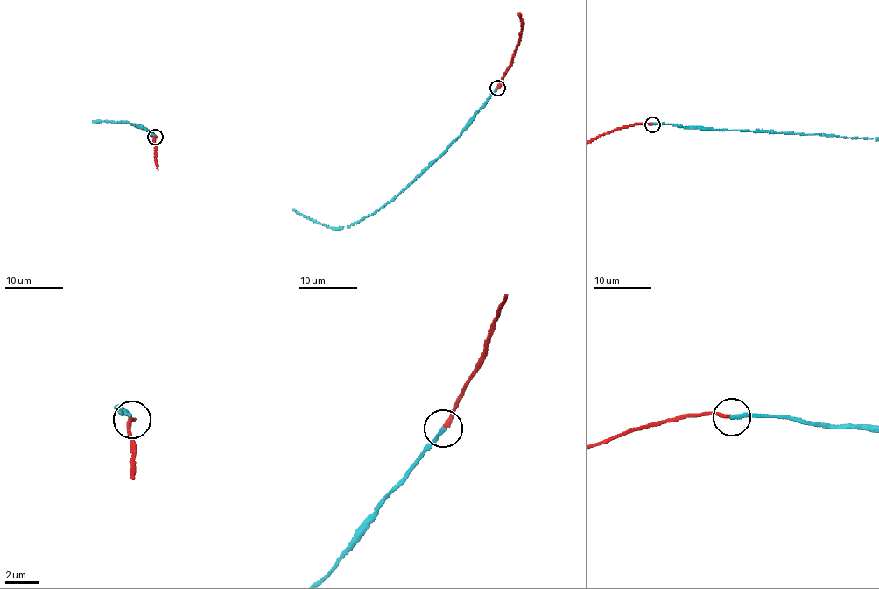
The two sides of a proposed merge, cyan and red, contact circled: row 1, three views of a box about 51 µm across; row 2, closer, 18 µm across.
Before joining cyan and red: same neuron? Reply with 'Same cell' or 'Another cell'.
Same cell

